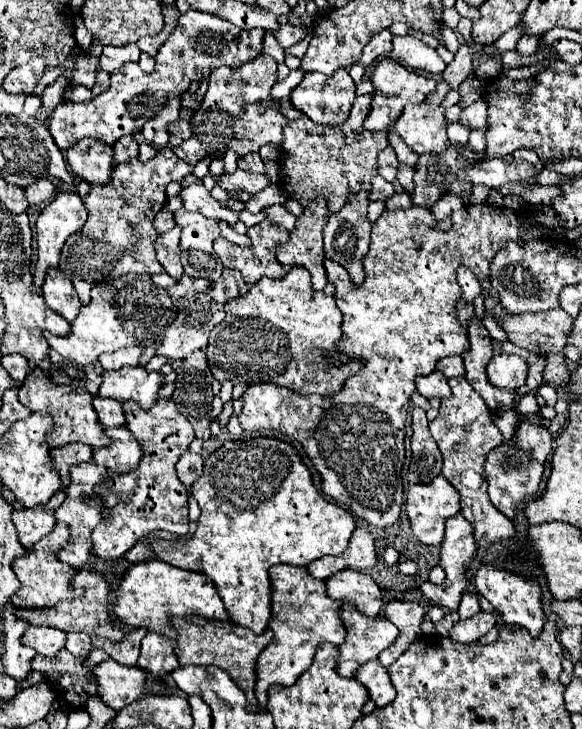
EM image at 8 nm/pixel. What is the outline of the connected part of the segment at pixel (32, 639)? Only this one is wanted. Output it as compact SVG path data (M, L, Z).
M29 627L21 637L21 643L45 657L55 657L65 647L65 633L55 631L53 627Z

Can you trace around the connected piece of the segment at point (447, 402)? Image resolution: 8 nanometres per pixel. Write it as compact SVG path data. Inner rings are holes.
M465 377L449 379L451 397L441 399L441 409L435 421L431 421L429 429L443 453L443 475L461 495L461 513L475 527L475 541L479 547L489 547L501 539L509 539L515 535L513 523L493 507L487 495L487 483L483 477L483 463L491 449L503 443L499 429L493 425L493 415L477 395L477 391L467 383Z

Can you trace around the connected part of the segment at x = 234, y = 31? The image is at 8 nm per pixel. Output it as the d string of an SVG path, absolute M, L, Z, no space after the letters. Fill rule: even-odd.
M189 11L181 15L177 27L169 39L159 47L157 65L153 73L145 73L135 63L119 67L111 73L111 85L105 93L91 99L91 103L59 103L49 119L49 133L61 151L77 143L83 137L99 139L113 145L123 135L135 135L141 131L143 123L151 119L159 109L163 109L167 93L181 95L191 87L193 81L201 79L217 67L241 67L243 63L261 55L263 33L259 29L243 31L219 19L217 15L207 15L201 11Z

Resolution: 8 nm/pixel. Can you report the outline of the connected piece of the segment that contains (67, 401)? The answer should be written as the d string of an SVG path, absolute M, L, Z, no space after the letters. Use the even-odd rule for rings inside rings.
M33 367L33 371L27 375L23 387L19 389L19 401L29 411L47 411L51 413L55 427L51 433L47 433L49 447L61 447L63 443L85 443L91 447L107 447L111 439L105 435L103 427L99 425L93 409L93 395L87 395L81 387L69 387L69 385L57 385L53 383L39 367Z

